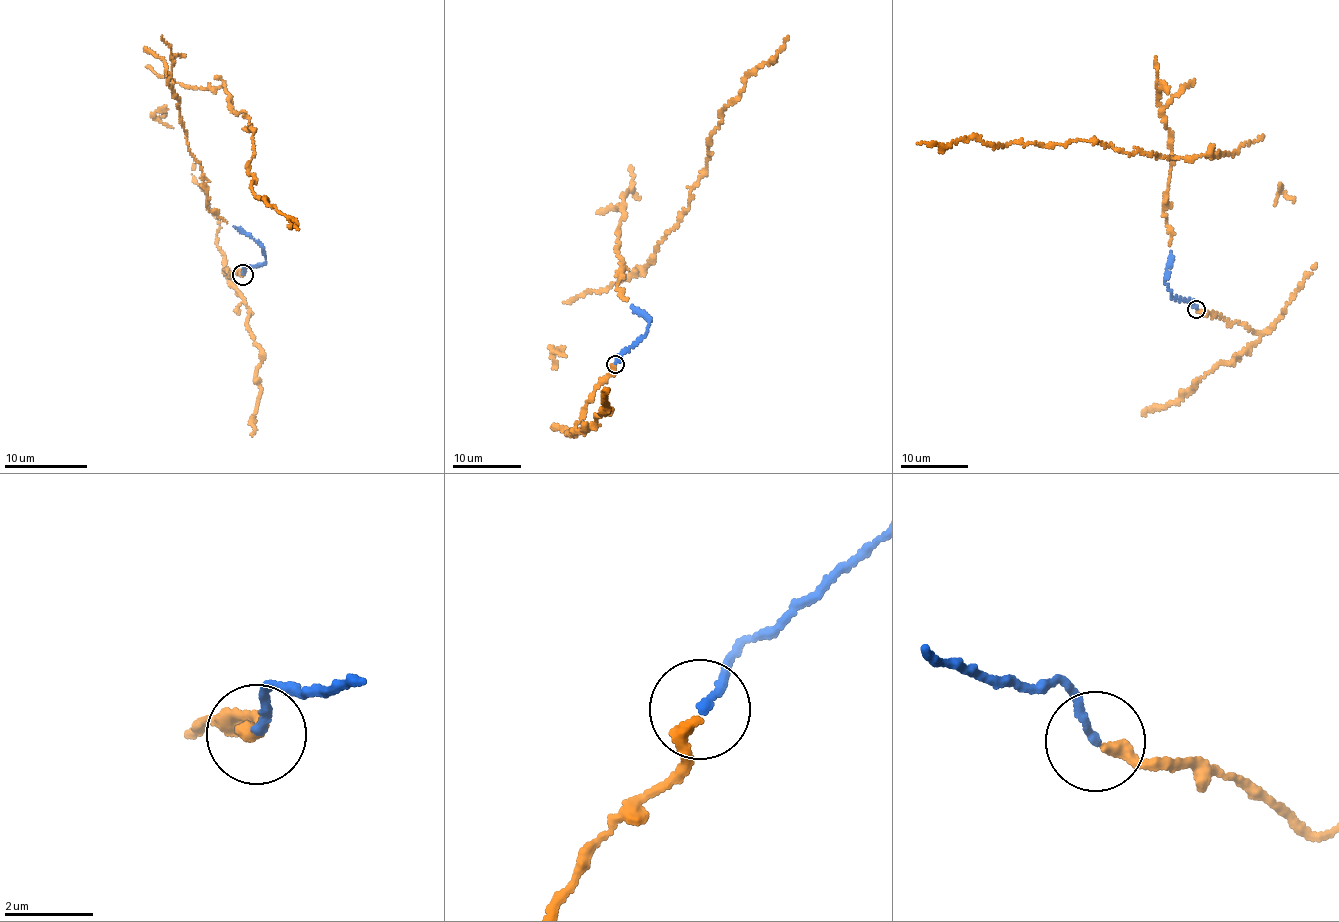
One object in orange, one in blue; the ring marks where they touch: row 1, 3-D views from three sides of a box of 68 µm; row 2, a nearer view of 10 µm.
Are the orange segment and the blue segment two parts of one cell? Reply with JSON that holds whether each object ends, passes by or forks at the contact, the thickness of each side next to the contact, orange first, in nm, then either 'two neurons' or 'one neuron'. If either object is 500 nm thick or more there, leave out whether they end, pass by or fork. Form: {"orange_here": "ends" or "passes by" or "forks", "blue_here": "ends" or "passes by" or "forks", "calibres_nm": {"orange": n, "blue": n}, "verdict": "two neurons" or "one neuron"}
{"orange_here": "ends", "blue_here": "ends", "calibres_nm": {"orange": 280, "blue": 170}, "verdict": "one neuron"}

